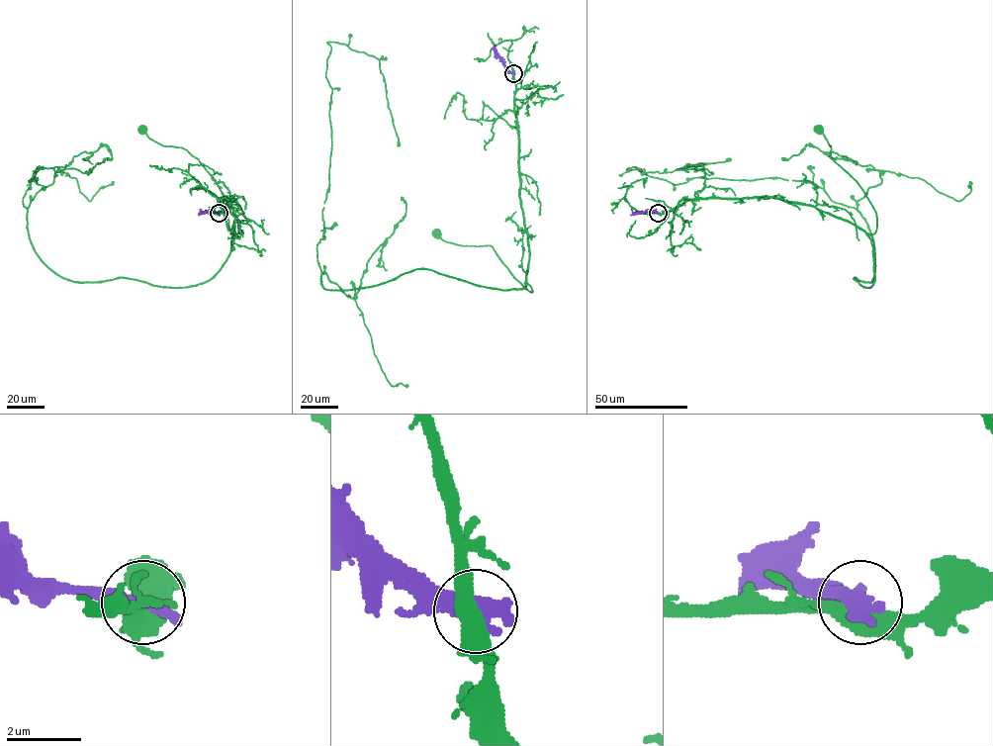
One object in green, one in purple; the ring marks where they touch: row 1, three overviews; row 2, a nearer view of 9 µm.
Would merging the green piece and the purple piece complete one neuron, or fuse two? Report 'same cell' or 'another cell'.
another cell

